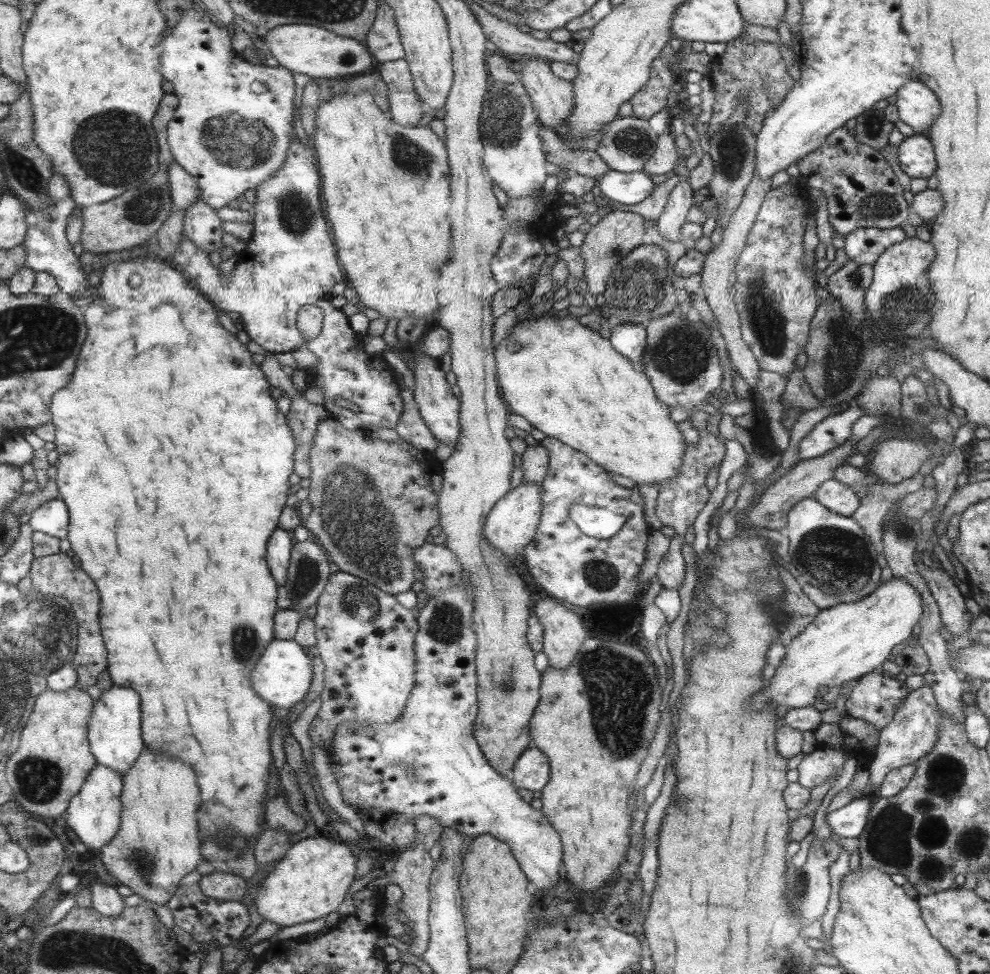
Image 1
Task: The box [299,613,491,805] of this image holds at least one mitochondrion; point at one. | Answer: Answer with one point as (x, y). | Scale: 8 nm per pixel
(409, 770)

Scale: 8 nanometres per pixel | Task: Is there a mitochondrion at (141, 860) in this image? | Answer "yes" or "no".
yes

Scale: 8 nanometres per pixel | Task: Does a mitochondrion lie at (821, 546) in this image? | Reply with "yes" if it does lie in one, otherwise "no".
yes

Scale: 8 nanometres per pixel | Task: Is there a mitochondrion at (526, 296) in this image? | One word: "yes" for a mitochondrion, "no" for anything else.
no

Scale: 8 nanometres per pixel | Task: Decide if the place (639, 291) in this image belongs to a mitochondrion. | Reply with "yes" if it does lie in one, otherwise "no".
yes

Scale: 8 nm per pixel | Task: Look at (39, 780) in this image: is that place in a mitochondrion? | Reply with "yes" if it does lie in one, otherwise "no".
yes

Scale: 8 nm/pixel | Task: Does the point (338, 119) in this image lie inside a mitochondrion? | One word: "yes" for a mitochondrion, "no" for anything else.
no

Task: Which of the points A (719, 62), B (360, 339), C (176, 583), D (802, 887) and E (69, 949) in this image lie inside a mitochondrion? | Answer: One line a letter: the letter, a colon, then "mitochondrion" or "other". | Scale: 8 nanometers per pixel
A: other
B: other
C: other
D: mitochondrion
E: mitochondrion

